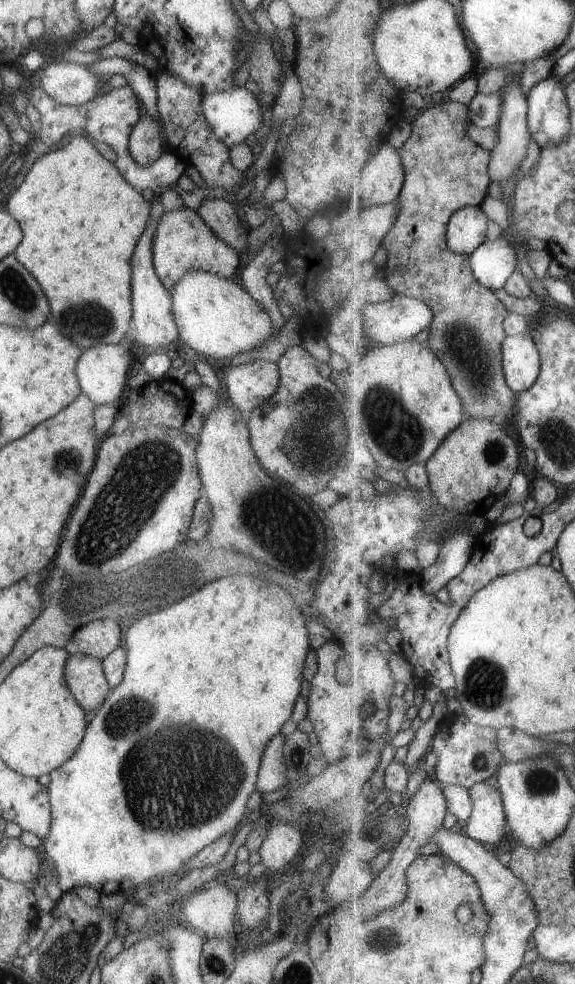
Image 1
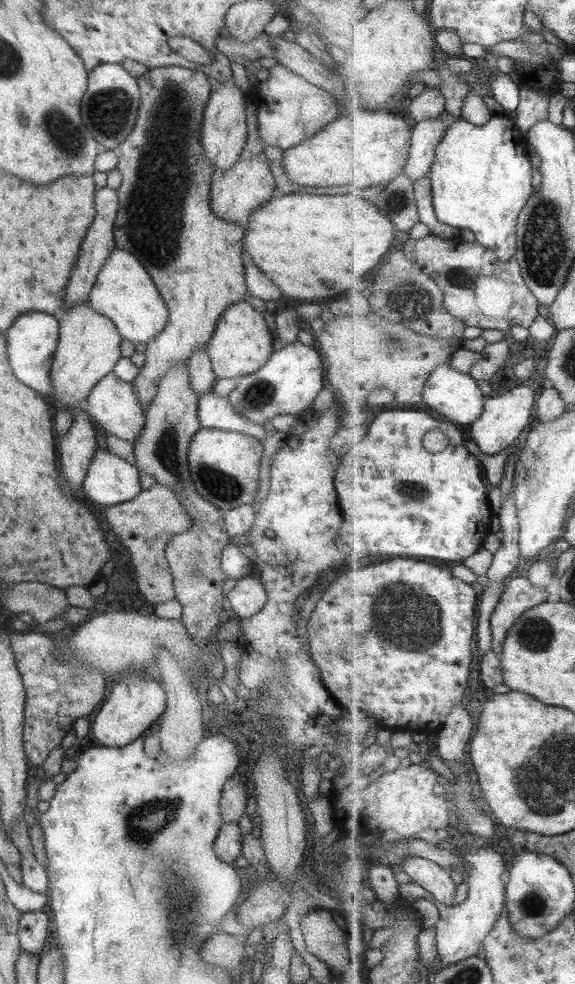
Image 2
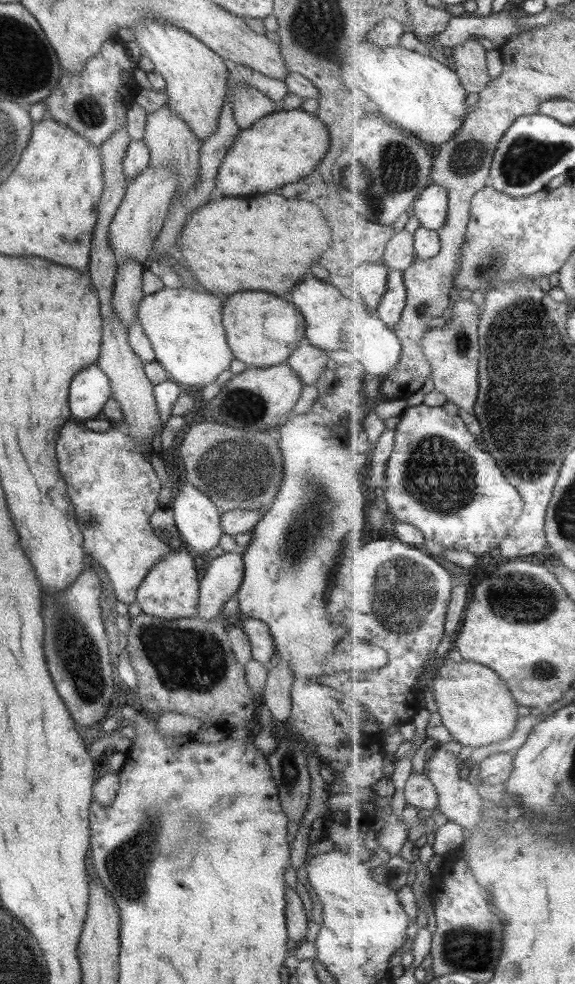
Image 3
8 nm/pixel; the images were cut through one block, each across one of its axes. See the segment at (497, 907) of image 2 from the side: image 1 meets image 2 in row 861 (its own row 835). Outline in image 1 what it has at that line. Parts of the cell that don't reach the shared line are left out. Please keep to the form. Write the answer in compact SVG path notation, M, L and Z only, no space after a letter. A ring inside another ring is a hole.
M485 781L470 788L473 812L465 822L466 835L493 847L505 836L507 813L503 794L494 781Z

